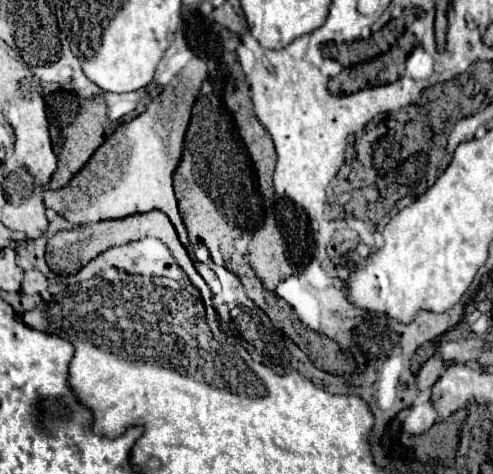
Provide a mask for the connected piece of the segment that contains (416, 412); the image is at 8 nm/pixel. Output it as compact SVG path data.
M428 399L412 407L412 413L404 421L404 431L408 431L410 435L418 435L418 433L428 431L436 421L438 421L438 413L434 409L434 401Z

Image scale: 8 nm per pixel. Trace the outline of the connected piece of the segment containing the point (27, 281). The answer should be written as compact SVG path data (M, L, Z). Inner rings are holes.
M30 269L30 271L24 273L24 281L22 281L22 289L20 289L20 291L22 291L24 295L38 295L38 293L42 293L46 287L48 287L48 279L46 279L40 271Z

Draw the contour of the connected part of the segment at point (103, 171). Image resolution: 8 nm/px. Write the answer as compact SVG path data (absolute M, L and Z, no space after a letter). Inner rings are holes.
M194 57L158 95L148 109L136 119L122 123L90 161L70 179L70 183L56 191L44 193L44 205L58 211L68 221L78 225L98 223L104 219L122 219L134 213L146 213L152 209L164 211L176 227L180 241L186 249L192 249L186 237L186 227L178 213L174 197L172 175L180 163L184 151L184 133L190 121L192 105L206 79L206 63ZM186 121L186 123L184 123ZM180 125L182 127L180 127ZM170 127L170 129L168 129Z

